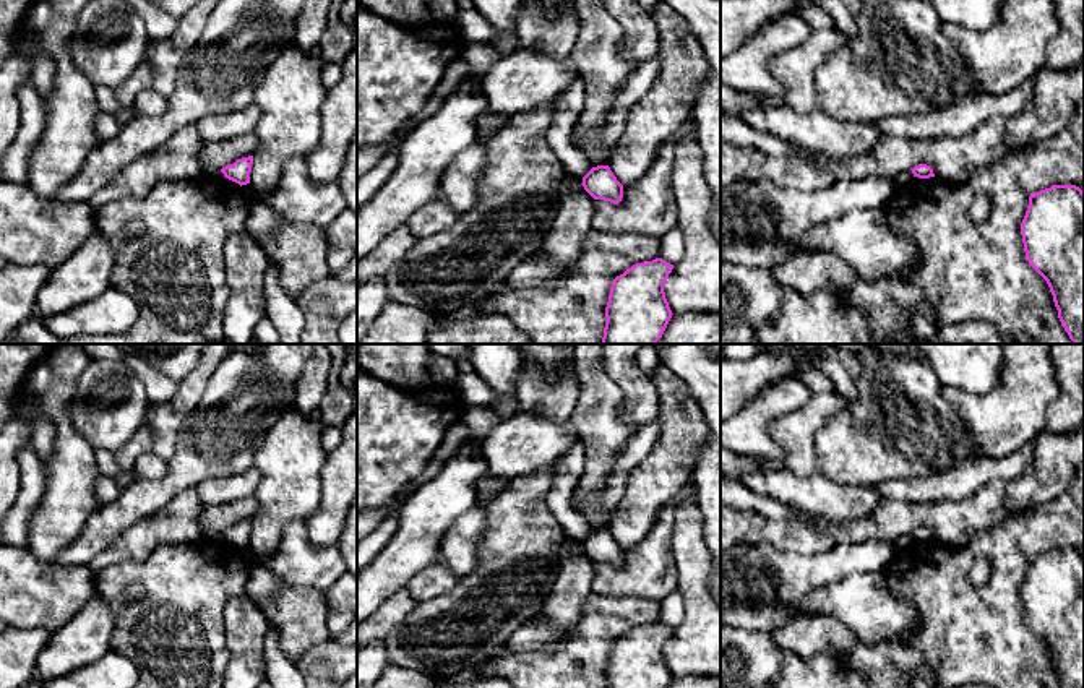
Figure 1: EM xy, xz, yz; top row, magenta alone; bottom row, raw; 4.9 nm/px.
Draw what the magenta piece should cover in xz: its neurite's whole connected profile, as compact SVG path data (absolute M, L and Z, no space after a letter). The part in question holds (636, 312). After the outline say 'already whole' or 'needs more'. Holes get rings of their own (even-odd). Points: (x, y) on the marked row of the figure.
M662 258L636 263L613 279L600 344L656 344L670 318L664 282L673 264Z; already whole

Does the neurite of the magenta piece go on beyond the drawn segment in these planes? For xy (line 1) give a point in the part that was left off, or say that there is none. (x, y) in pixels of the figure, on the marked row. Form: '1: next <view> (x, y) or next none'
1: next none

